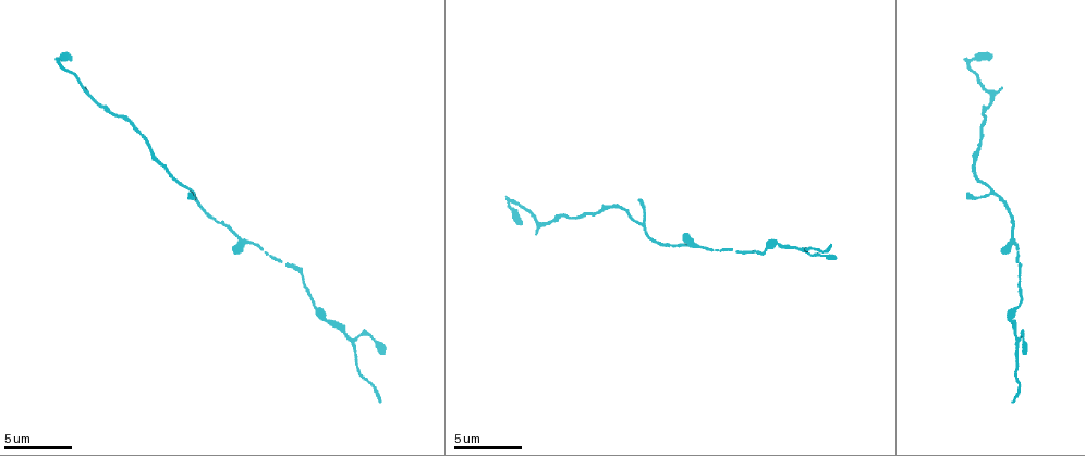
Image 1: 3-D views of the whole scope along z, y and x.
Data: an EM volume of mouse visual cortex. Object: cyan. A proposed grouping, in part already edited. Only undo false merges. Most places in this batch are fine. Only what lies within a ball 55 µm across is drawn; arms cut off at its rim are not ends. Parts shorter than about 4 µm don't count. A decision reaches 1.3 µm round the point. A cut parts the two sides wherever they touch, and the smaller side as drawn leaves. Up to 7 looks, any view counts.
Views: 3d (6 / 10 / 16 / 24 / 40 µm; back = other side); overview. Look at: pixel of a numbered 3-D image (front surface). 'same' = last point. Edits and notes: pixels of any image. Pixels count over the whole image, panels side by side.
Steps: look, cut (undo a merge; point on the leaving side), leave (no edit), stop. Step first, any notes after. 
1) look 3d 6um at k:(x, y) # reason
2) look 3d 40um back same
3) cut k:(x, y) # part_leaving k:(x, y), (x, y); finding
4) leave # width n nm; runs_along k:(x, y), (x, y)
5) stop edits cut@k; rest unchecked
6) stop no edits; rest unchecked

look 3d 10um at 1:(169, 173) # sudden change in width

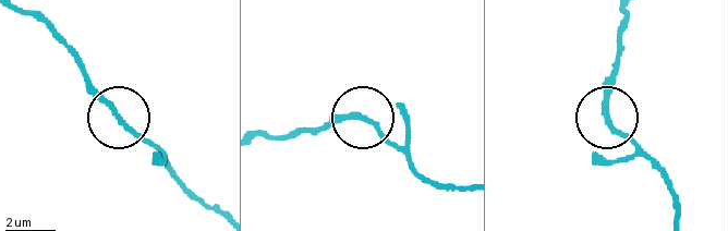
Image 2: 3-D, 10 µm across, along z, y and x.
leave # width 190 nm; continuous, no second neuron

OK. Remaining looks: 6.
look 3d 10um at 1:(1013, 243) # small branch off a trunk

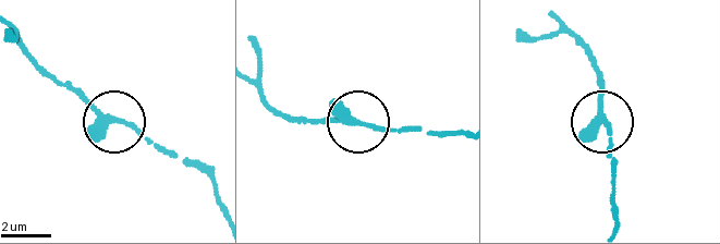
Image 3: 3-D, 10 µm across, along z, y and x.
leave # width 200 nm; runs_along 3:(300, 122), (407, 129); continuous, no second neuron

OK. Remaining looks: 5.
look 3d 10um at 1:(311, 299) # calibre changes

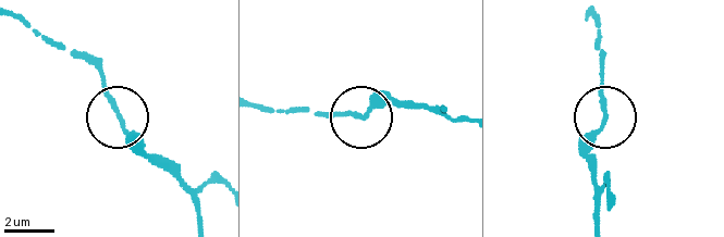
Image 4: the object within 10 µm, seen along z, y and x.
leave # runs_along 4:(15, 14), (97, 72), (108, 103), (151, 157); continuous, no second neuron

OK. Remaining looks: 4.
look 3d 16um at 1:(984, 112) # thick turns thin

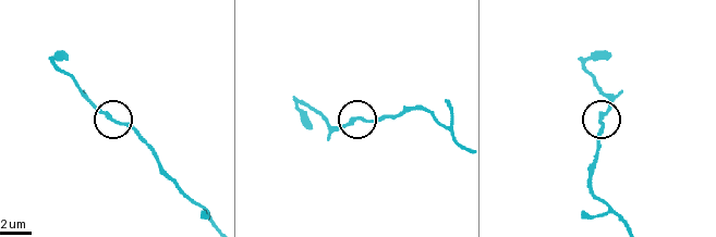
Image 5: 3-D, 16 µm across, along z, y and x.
leave # runs_along 5:(623, 223), (592, 188), (602, 116), (618, 91); continuous, no second neuron

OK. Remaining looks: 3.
stop no edits; rest unchecked

